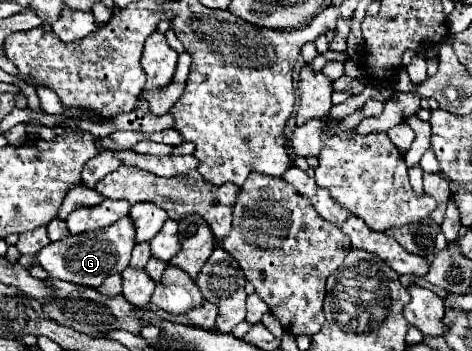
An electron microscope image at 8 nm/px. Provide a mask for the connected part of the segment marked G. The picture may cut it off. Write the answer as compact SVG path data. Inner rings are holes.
M124 216L122 220L114 222L108 228L82 232L82 234L68 236L64 240L48 244L46 248L38 252L38 262L56 280L84 284L88 288L98 288L110 274L120 274L128 266L130 252L136 244L134 234L136 234L136 228L132 224L132 218Z

